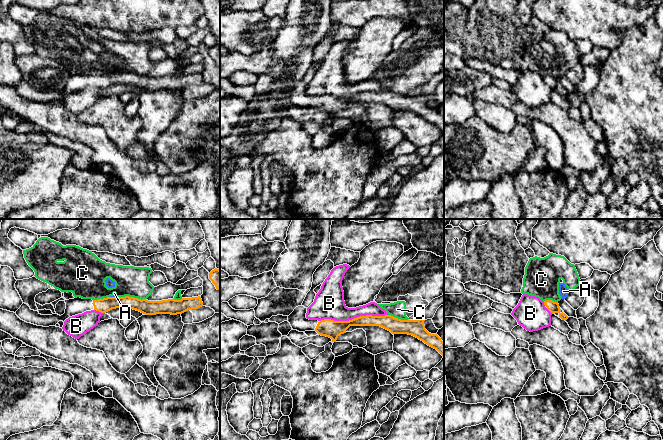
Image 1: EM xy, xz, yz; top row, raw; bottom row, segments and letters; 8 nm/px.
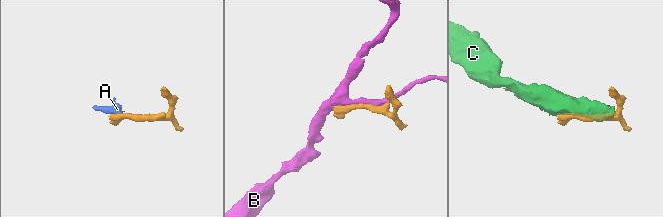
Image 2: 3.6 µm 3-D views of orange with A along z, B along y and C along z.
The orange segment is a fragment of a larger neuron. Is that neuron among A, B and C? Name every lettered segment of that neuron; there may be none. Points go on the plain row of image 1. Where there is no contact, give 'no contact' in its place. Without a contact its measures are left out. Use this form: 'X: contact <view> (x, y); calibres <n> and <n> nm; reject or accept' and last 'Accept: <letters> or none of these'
A: contact xy (112, 73); calibres 120 and 20 nm; reject
B: contact xz (354, 94); calibres 140 and 240 nm; reject
C: contact xy (130, 73); calibres 120 and 240 nm; reject
Accept: none of these

